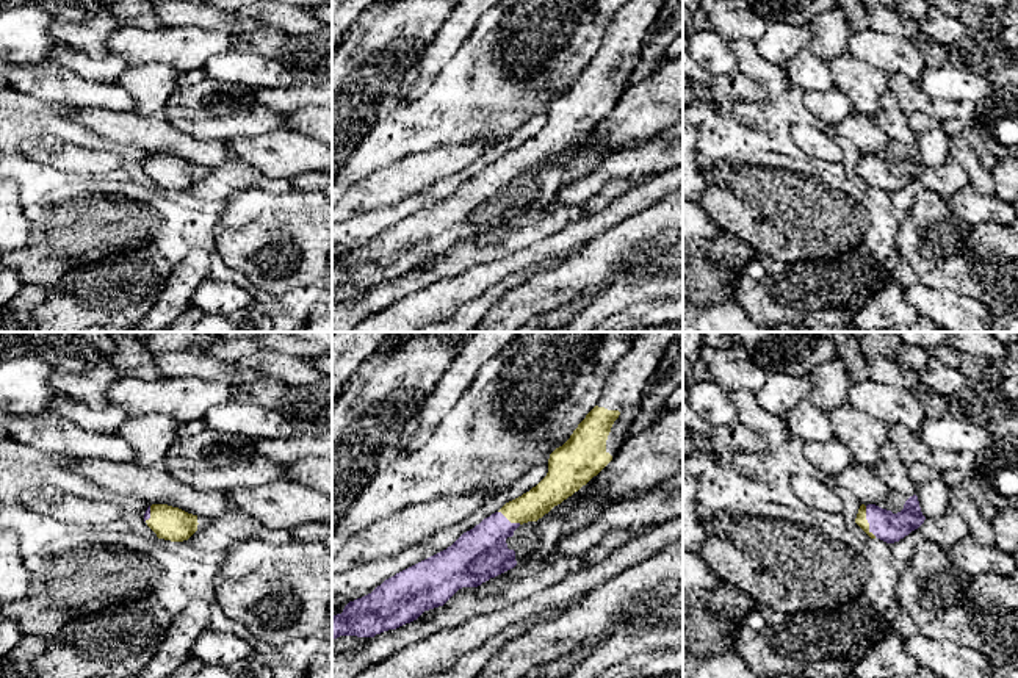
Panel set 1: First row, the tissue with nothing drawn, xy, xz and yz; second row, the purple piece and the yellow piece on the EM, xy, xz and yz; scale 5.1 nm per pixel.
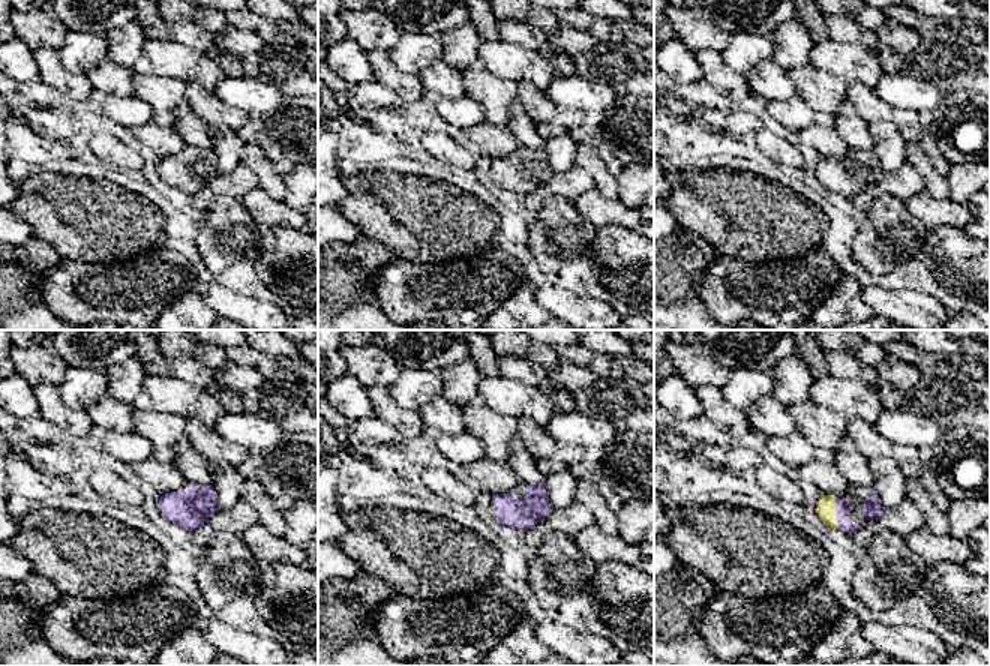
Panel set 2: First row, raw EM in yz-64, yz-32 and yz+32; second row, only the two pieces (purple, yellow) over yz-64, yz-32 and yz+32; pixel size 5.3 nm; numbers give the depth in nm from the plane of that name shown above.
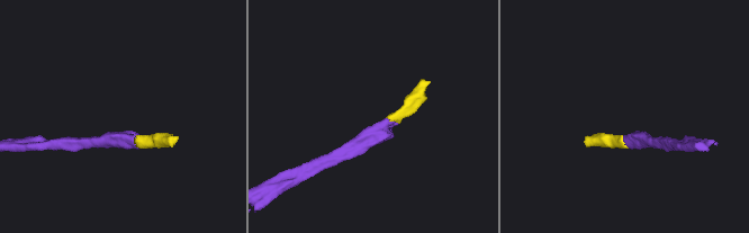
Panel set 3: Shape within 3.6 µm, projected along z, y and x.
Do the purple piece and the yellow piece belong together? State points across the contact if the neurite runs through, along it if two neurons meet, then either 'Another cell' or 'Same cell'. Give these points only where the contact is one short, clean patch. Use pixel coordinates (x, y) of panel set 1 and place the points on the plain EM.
Path across: yz (888, 176), (868, 171), (860, 169). Same cell

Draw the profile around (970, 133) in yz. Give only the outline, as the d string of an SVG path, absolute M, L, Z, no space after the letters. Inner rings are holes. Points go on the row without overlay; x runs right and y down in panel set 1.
M968 124L960 136L968 141L985 169L991 171L996 166L998 158L987 150L984 138L974 125Z

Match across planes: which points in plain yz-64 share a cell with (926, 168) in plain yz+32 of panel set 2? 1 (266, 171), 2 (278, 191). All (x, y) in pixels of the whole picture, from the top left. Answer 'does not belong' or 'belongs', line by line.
1: belongs
2: belongs

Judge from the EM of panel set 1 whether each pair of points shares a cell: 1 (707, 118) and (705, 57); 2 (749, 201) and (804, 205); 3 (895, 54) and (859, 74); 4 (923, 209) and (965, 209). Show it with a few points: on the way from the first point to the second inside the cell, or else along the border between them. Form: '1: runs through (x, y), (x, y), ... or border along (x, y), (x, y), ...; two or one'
1: border along (699, 64), (713, 74), (729, 74); two
2: runs through (763, 205), (790, 205); one
3: border along (848, 54), (882, 69), (888, 75); two
4: border along (946, 199), (971, 227); two

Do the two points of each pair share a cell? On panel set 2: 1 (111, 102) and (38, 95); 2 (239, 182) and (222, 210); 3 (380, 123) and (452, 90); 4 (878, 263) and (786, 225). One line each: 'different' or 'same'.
1: different
2: different
3: different
4: different

